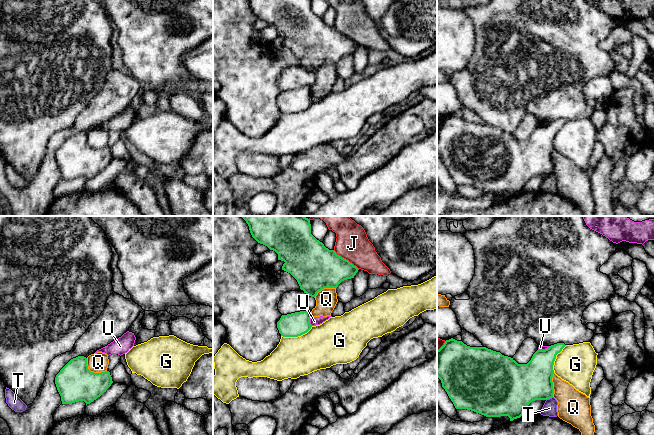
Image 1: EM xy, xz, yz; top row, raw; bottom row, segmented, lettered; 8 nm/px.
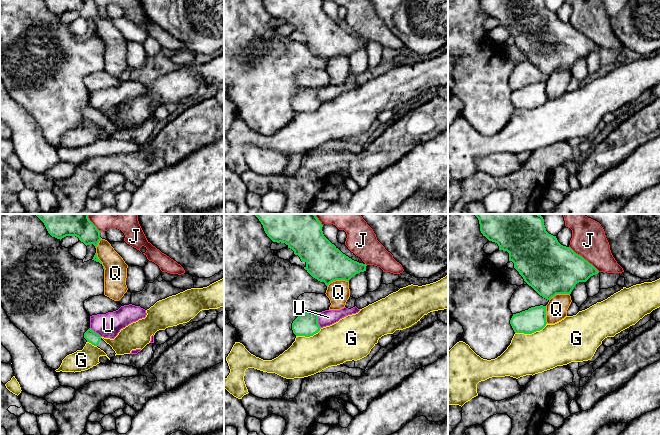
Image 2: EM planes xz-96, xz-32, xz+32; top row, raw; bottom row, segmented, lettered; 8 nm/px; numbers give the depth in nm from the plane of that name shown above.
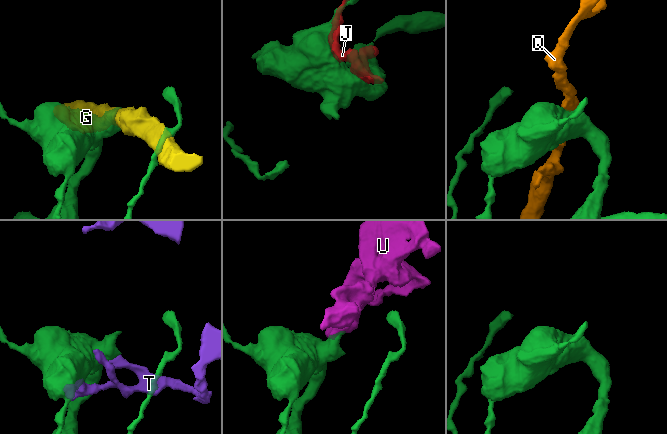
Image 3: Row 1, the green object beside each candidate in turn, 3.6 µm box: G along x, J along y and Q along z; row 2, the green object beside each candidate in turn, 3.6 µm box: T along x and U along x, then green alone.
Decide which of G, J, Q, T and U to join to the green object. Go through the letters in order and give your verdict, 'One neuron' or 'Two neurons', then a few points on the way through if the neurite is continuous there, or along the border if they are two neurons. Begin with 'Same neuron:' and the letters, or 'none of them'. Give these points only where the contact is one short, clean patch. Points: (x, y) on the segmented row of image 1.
Same neuron: none of them
G: Two neurons
J: Two neurons
Q: Two neurons
T: Two neurons
U: Two neurons. Boundary: xz (311, 316), (310, 326)

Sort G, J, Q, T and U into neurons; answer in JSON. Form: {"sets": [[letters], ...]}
{"sets": [["G"], ["J"], ["Q"], ["T"], ["U"]]}

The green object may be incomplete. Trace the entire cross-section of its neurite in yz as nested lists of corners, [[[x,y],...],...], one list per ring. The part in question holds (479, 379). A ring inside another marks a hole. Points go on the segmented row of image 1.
[[[453,338],[446,340],[437,350],[437,377],[456,409],[467,409],[486,417],[508,416],[510,421],[523,416],[525,408],[535,400],[547,400],[553,397],[552,377],[556,355],[566,345],[557,343],[545,350],[537,350],[527,364],[518,364],[513,358],[486,347],[470,347]]]

